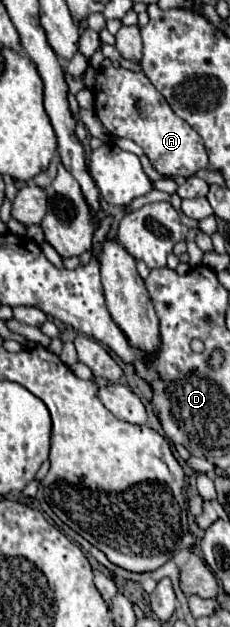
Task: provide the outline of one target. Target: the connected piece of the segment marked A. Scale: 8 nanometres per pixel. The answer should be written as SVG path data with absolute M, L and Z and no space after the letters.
M124 67L100 69L92 93L94 111L102 125L114 137L126 137L140 145L158 173L172 177L190 177L196 171L208 167L208 153L202 137L170 109L166 99L158 93L158 89L148 81L142 71L134 73Z

